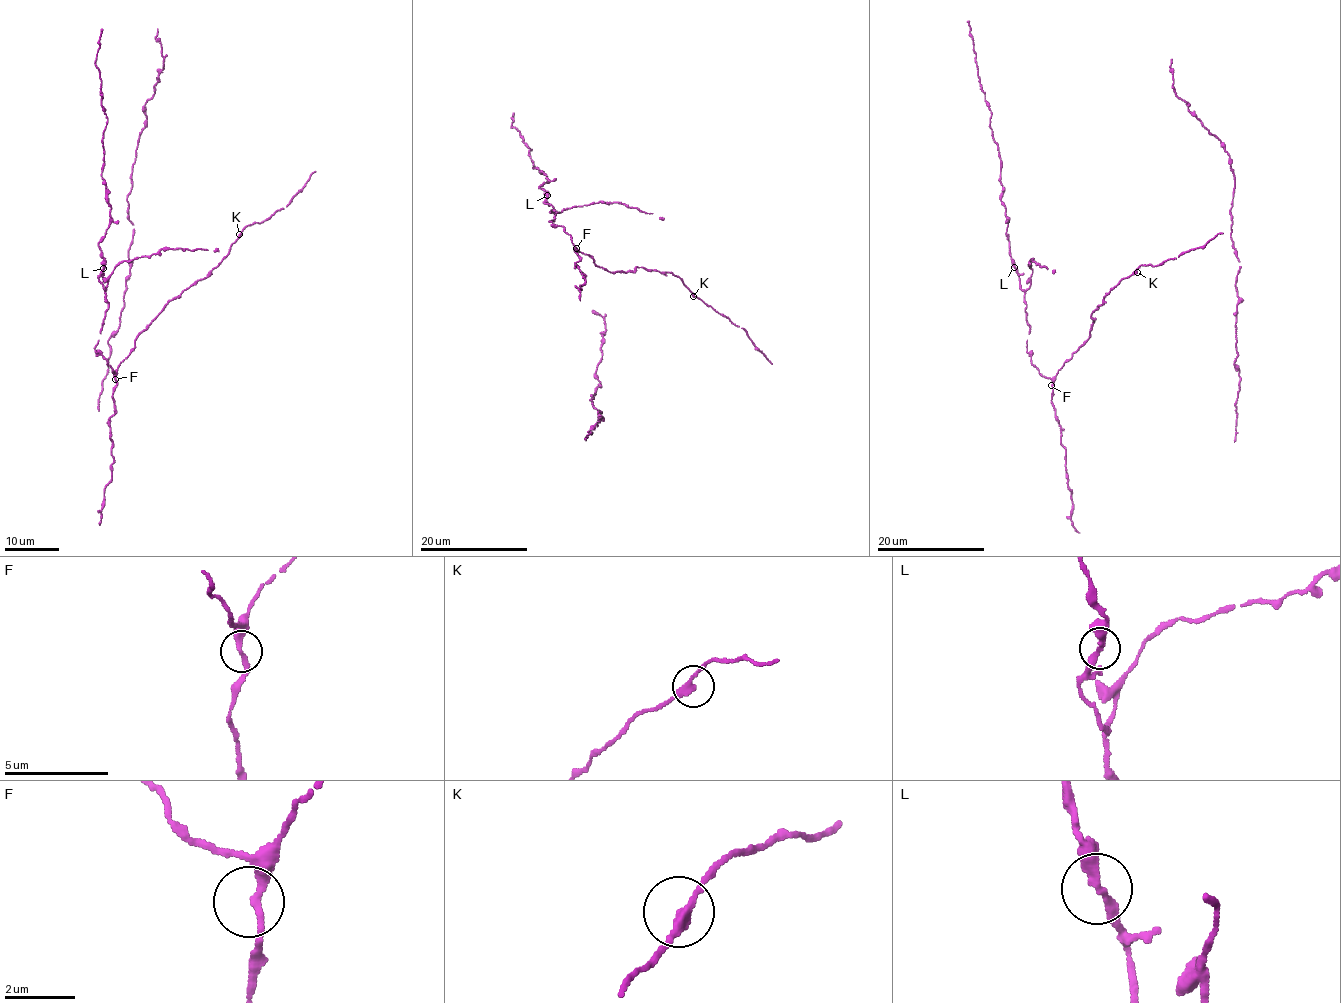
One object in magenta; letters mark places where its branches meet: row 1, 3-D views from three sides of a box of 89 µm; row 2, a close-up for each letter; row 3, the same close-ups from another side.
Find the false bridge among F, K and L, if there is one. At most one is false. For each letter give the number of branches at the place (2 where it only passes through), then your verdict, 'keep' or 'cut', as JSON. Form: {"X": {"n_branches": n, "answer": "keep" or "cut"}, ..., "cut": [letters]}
{"F": {"n_branches": 2, "answer": "keep"}, "K": {"n_branches": 2, "answer": "keep"}, "L": {"n_branches": 2, "answer": "keep"}, "cut": []}

